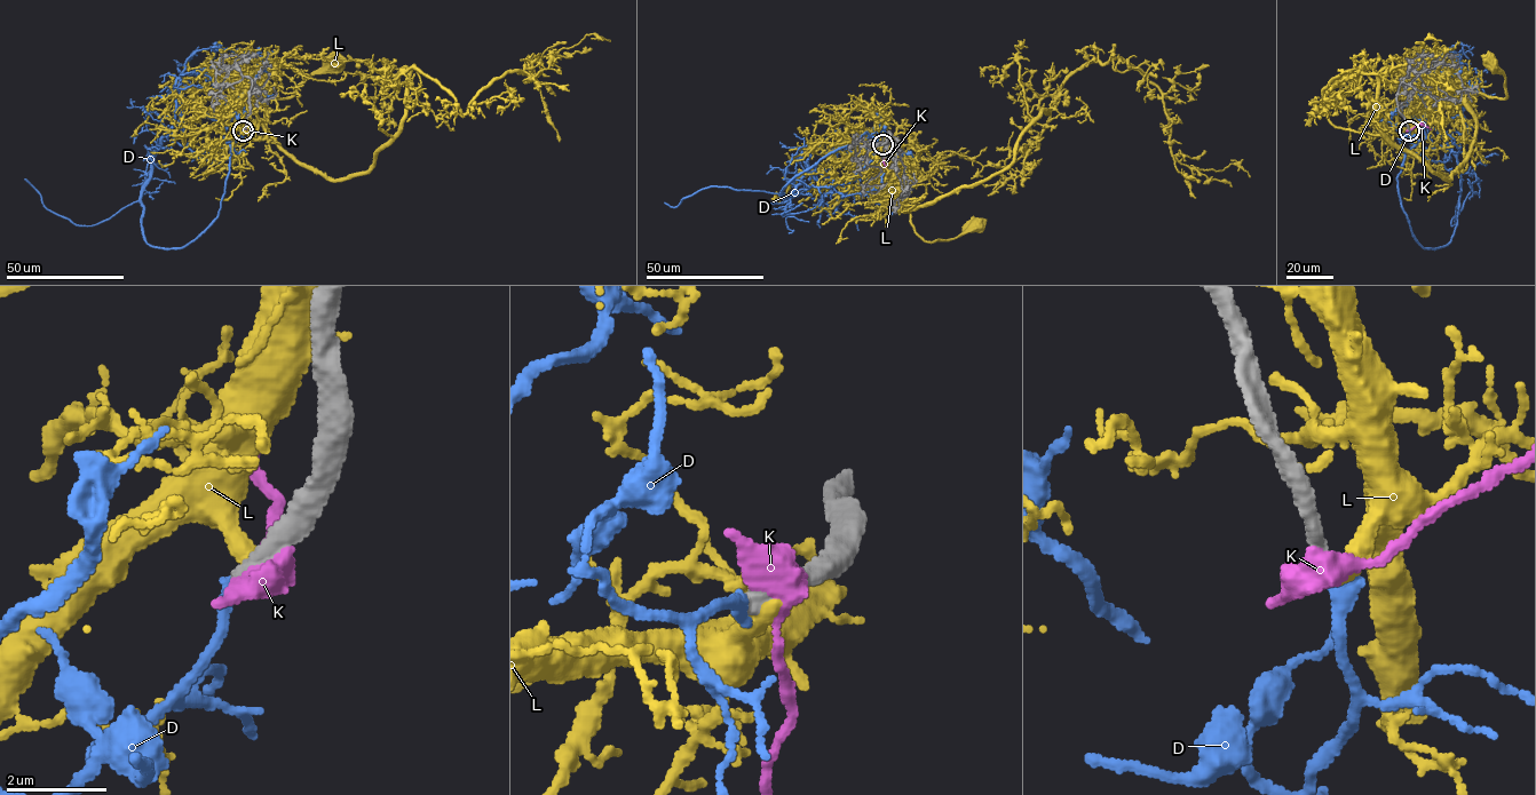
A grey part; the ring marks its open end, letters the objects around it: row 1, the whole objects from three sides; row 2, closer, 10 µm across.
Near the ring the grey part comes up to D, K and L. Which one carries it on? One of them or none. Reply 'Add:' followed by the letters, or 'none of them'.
Add: none of them

